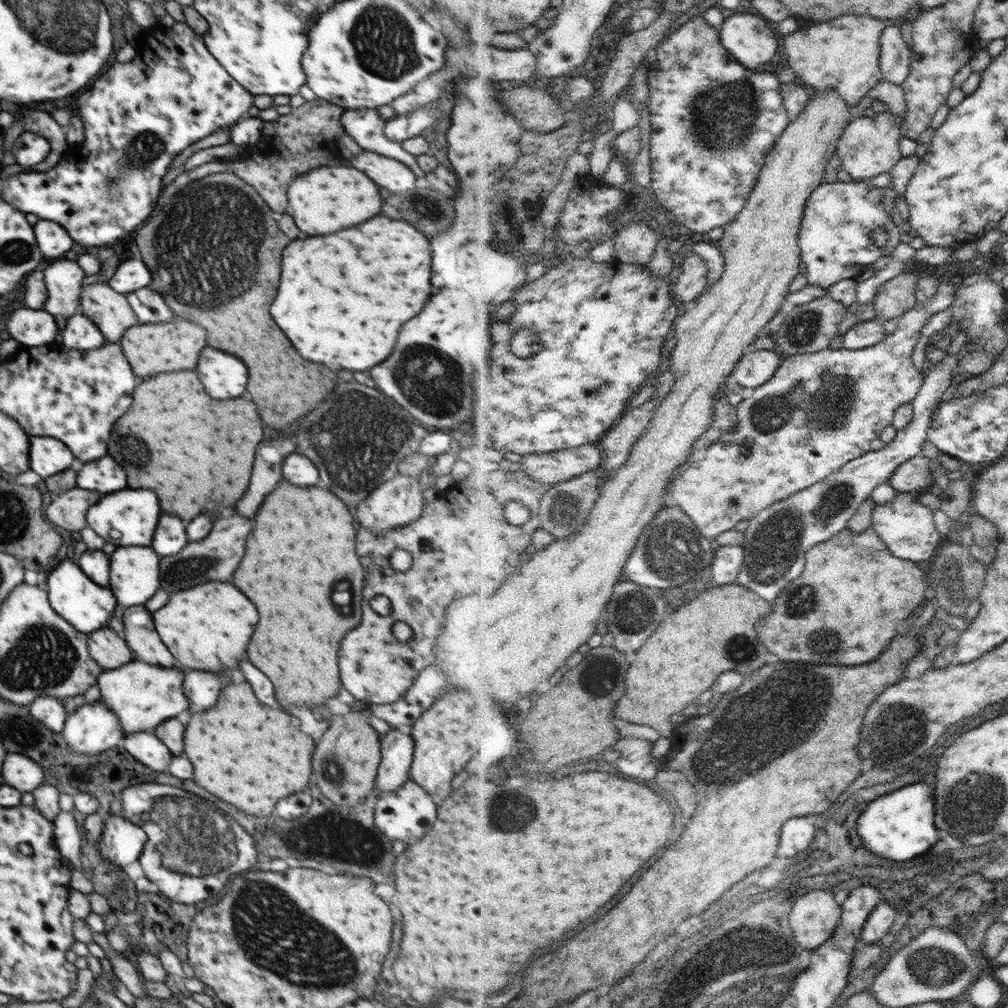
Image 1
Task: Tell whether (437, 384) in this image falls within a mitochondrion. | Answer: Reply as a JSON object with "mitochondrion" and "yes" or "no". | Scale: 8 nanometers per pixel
{"mitochondrion":"yes"}

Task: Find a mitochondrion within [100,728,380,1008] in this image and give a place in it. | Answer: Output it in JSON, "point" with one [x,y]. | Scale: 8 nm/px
{"point":[267,921]}

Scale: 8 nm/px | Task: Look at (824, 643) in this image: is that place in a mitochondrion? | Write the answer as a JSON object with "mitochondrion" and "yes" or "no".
{"mitochondrion":"yes"}

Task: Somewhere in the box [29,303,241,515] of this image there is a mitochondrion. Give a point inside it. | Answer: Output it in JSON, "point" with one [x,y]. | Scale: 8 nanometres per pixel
{"point":[128,447]}

